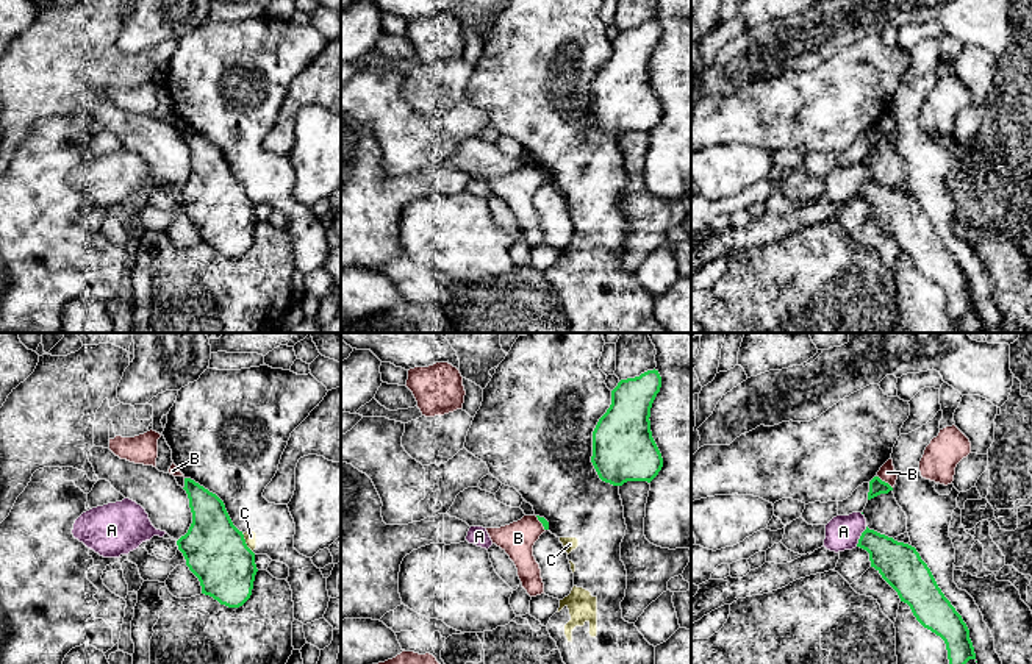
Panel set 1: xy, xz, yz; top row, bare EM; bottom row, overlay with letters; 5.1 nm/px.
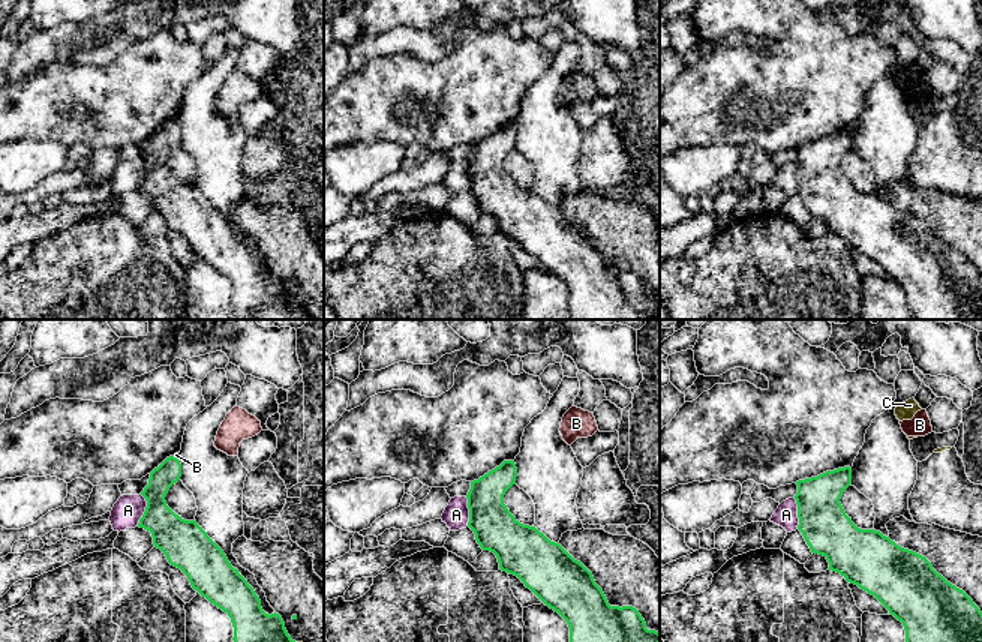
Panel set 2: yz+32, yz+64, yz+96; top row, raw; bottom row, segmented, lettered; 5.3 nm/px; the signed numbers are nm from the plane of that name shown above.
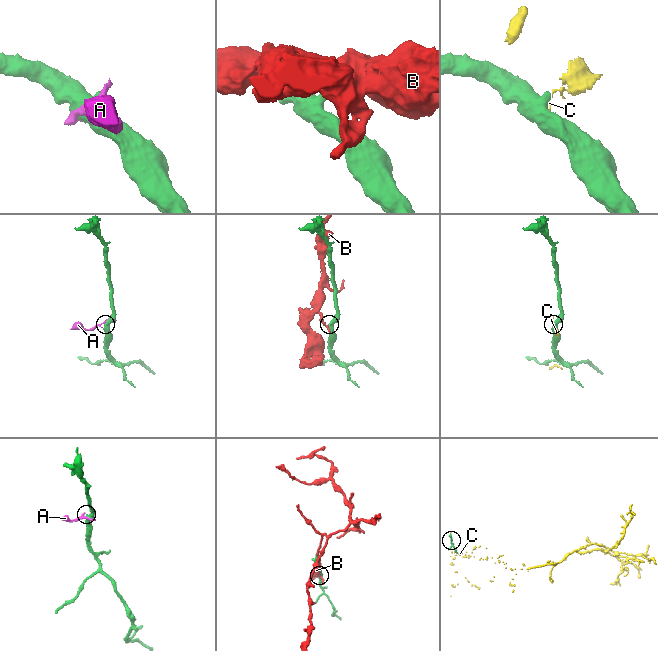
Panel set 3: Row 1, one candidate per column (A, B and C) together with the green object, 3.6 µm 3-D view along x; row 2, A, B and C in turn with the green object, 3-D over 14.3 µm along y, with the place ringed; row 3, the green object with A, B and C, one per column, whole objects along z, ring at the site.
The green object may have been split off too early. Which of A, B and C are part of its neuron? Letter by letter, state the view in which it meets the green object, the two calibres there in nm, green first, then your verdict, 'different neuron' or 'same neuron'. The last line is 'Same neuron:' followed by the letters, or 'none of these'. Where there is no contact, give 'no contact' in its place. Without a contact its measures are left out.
A: contact in yz; calibres 220 and 180 nm; different neuron
B: contact in yz; calibres 80 and 90 nm; different neuron
C: contact in xy; calibres 320 and 60 nm; different neuron
Same neuron: none of these

